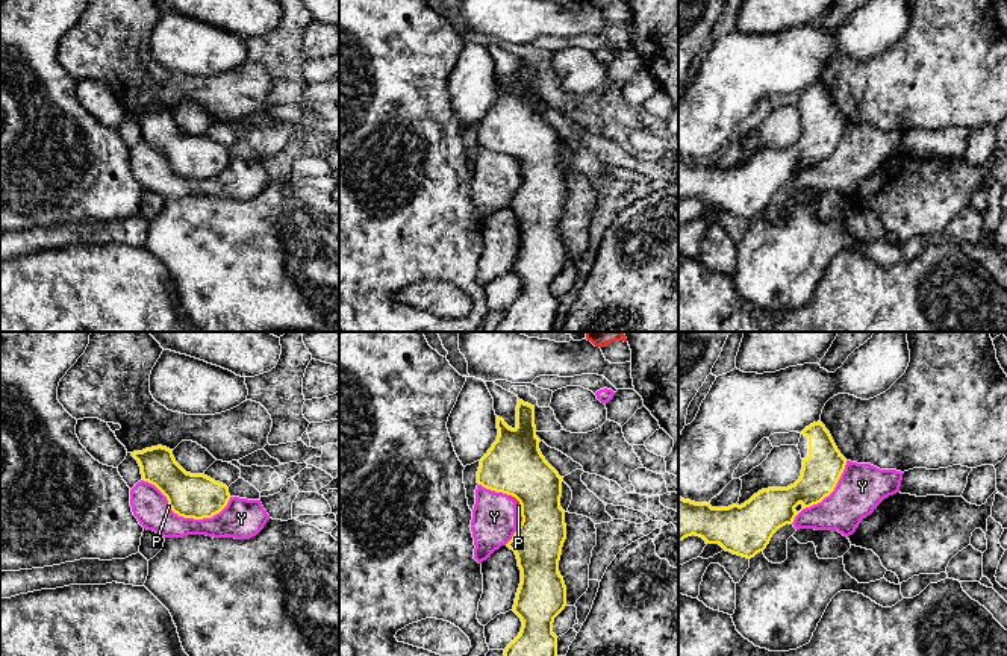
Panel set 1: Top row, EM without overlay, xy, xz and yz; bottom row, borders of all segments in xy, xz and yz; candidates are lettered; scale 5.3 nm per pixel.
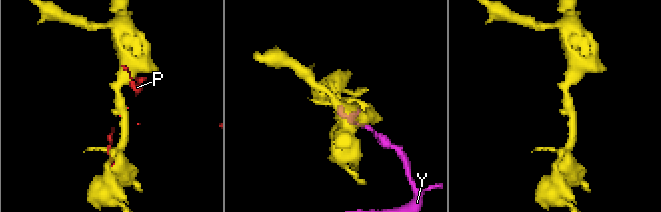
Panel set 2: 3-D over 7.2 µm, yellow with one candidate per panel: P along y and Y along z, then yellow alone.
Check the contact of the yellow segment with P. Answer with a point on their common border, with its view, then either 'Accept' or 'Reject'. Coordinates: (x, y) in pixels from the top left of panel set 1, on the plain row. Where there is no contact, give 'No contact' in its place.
Touches yellow at xz (521, 171). Reject

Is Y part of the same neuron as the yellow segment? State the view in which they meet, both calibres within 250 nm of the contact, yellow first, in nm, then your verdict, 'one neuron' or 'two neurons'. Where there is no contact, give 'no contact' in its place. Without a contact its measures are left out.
yz | 200/260 nm | two neurons

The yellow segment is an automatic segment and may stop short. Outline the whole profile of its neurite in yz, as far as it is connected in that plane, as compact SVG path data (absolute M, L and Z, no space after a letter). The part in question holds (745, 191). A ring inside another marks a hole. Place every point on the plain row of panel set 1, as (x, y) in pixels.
M821 82L801 92L797 108L803 120L803 130L800 139L787 148L762 150L744 165L728 168L712 168L710 164L695 164L678 158L678 203L695 195L703 198L706 205L719 205L725 212L747 220L763 212L780 188L793 183L800 174L795 171L800 164L803 170L810 168L834 152L846 126L846 120Z

